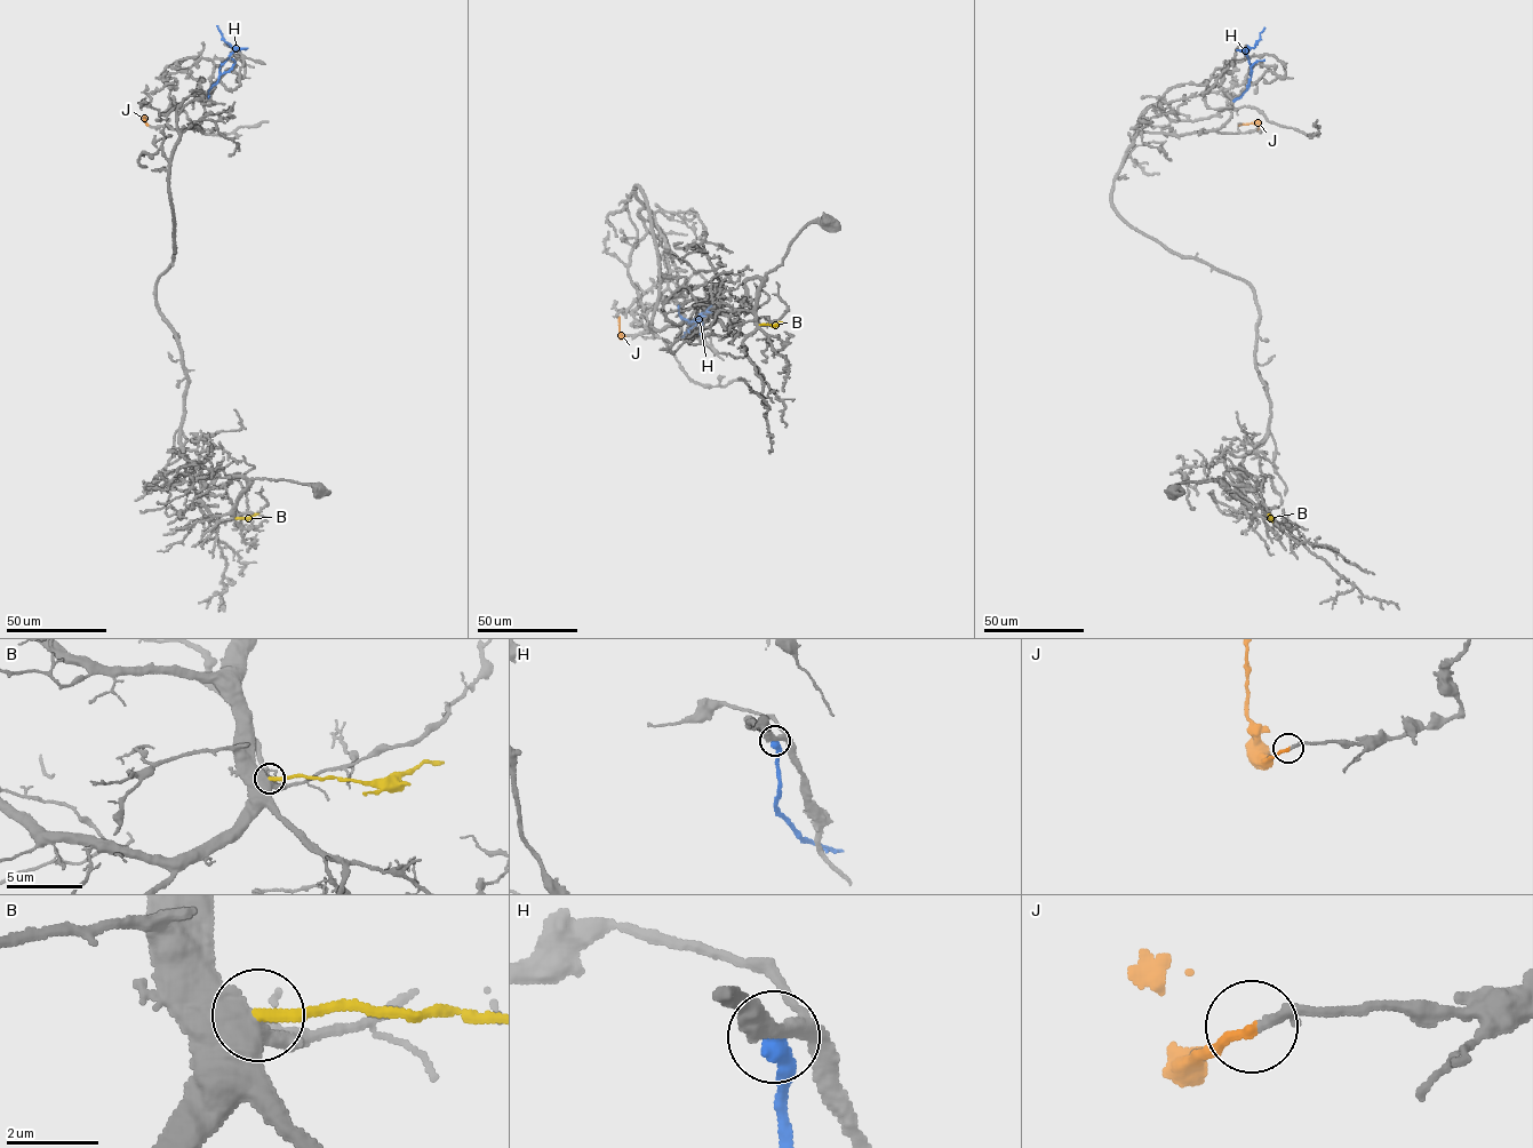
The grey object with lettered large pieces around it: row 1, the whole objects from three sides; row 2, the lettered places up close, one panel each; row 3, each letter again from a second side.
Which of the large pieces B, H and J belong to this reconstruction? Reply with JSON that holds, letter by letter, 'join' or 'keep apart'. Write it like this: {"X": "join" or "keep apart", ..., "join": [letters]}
{"B": "keep apart", "H": "keep apart", "J": "join", "join": ["J"]}

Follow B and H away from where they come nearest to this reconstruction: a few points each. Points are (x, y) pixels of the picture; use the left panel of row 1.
B: (234, 518), (250, 518), (258, 513)
H: (208, 97), (208, 92), (218, 80), (220, 66), (237, 48), (223, 39), (216, 25)

